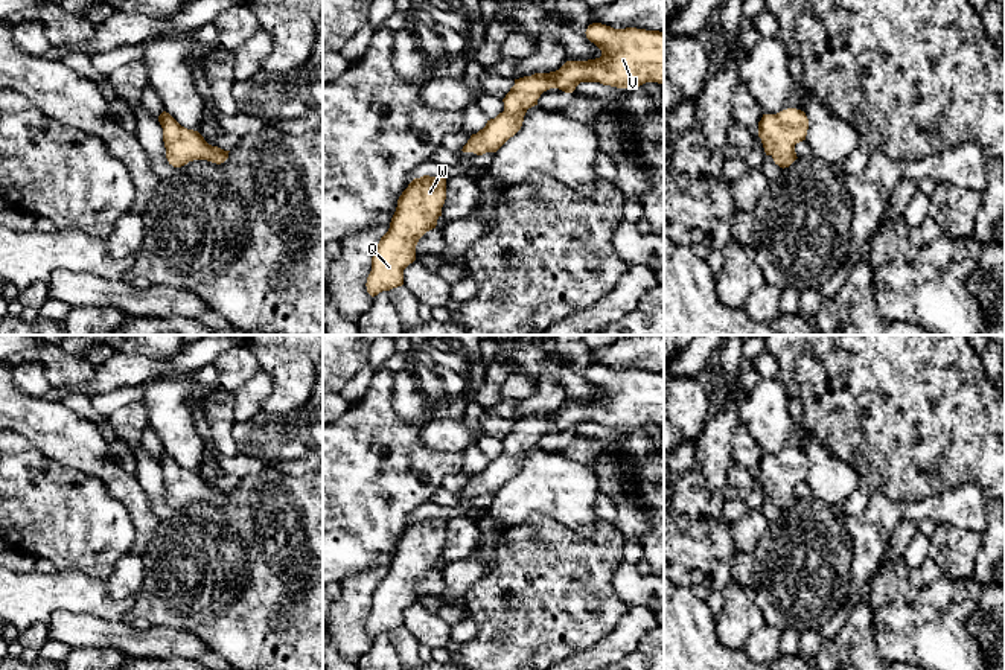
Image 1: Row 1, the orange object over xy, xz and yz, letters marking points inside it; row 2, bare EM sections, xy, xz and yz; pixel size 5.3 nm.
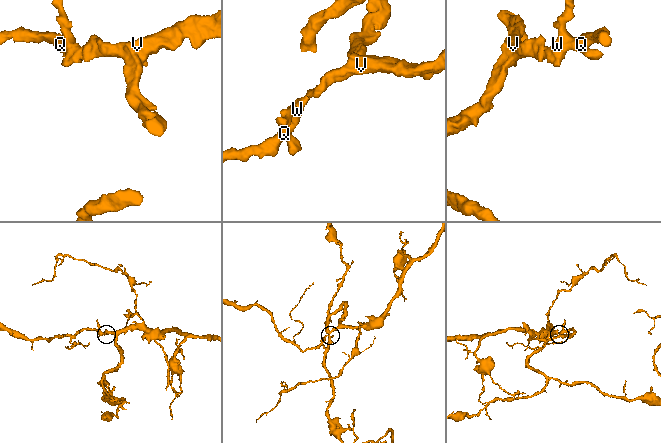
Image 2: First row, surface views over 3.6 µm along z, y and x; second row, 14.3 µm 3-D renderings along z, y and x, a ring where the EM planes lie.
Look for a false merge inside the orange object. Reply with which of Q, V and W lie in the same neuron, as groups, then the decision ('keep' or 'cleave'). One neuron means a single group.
Q W / V; cleave

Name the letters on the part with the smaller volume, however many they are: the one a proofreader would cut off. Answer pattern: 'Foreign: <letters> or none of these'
Foreign: Q, W

